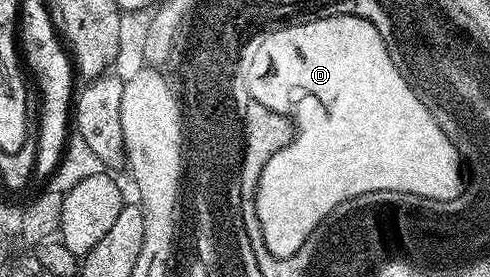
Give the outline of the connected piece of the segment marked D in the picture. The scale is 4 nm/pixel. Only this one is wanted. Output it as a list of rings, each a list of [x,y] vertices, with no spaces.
[[[334,16],[279,26],[275,34],[254,40],[243,61],[248,71],[247,85],[260,97],[261,106],[288,112],[294,125],[290,142],[265,163],[255,191],[257,218],[268,257],[280,261],[301,250],[305,238],[333,206],[357,195],[385,188],[411,188],[411,192],[425,198],[455,196],[459,192],[459,172],[455,172],[455,152],[451,152],[454,139],[439,124],[431,124],[431,116],[423,112],[419,100],[403,88],[398,74],[391,72],[387,52],[383,52],[379,36],[371,32],[368,20]]]

